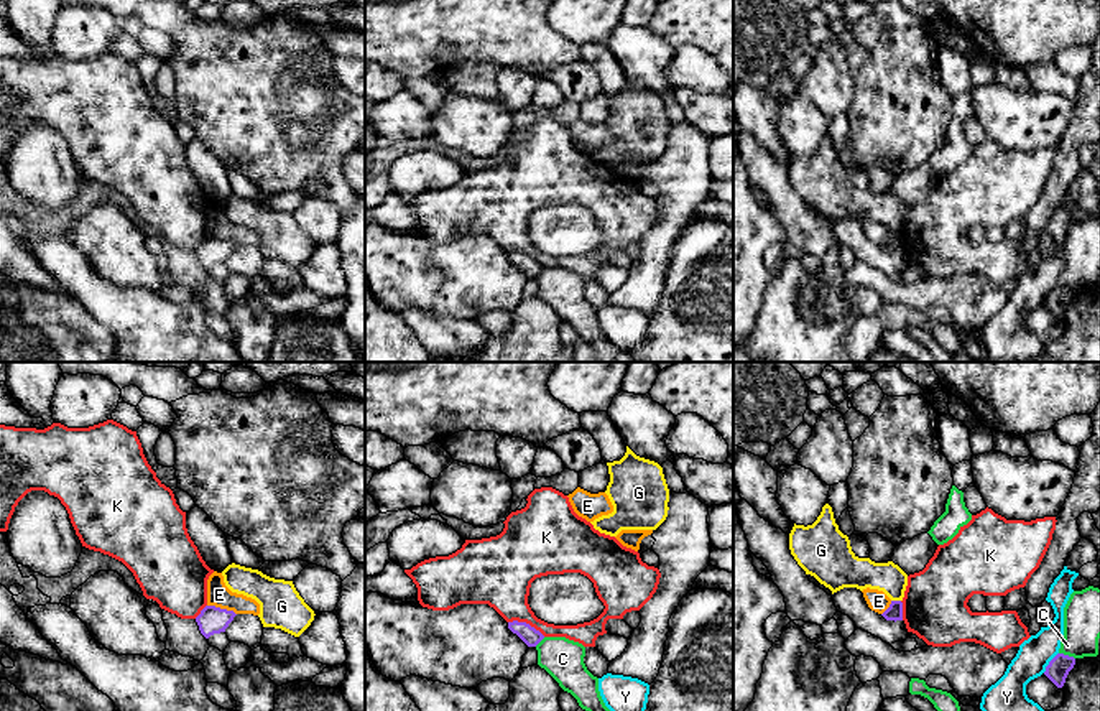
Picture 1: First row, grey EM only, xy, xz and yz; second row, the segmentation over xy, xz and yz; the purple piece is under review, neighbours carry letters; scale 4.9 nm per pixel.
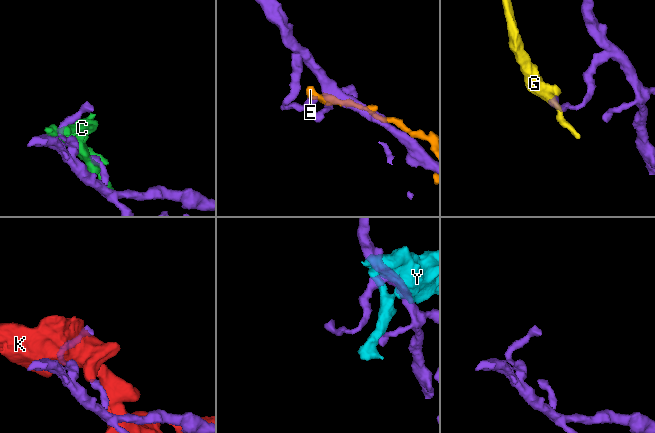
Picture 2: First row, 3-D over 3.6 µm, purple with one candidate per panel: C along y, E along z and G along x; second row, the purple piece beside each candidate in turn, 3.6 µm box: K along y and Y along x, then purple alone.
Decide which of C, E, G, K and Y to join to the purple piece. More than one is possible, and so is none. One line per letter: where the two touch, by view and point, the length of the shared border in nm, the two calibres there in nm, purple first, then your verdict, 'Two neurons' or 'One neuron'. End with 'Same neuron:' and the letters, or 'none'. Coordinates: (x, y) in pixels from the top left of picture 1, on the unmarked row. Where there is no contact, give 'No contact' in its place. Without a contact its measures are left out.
C: Touches purple at yz (1067, 287). Shared border 90 nm. Thickness 110 nm (purple) against 180 nm. Two neurons
E: Touches purple at xy (222, 241). Shared border 150 nm. Thickness 130 nm (purple) against 110 nm. Two neurons
G: Touches purple at yz (896, 232). Shared border 50 nm. Thickness 80 nm (purple) against 150 nm. Two neurons
K: Touches purple at xz (525, 254). Shared border 200 nm. Thickness 90 nm (purple) against 280 nm. Two neurons
Y: Touches purple at yz (1049, 293). Shared border 130 nm. Thickness 110 nm (purple) against 160 nm. Two neurons
Same neuron: none

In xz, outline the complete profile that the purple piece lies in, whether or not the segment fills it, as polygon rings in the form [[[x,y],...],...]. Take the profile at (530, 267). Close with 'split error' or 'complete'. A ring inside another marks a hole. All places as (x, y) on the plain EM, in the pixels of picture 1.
[[[508,253],[508,260],[516,265],[528,278],[536,278],[544,267],[526,253]]]; complete

